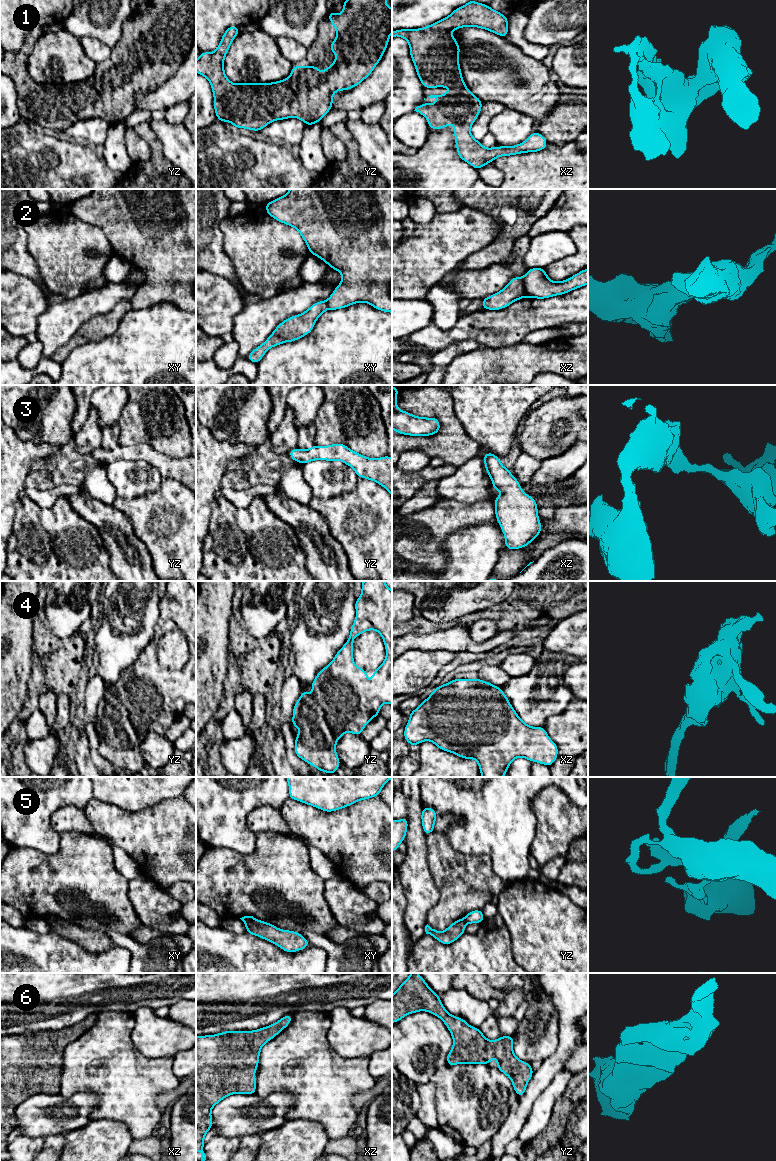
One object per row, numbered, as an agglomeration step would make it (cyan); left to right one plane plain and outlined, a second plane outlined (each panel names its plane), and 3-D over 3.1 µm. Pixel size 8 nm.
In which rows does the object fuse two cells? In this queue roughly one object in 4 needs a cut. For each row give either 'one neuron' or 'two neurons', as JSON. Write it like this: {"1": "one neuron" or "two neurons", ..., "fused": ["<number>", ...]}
{"1": "one neuron", "2": "two neurons", "3": "one neuron", "4": "one neuron", "5": "two neurons", "6": "one neuron", "fused": ["2", "5"]}

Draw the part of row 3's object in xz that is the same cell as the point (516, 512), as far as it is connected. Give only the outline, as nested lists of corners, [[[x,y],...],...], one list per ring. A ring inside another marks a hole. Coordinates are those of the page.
[[[491,452],[483,456],[485,469],[489,475],[494,491],[501,490],[503,493],[493,500],[495,504],[495,516],[505,537],[505,546],[509,550],[524,548],[530,544],[542,530],[536,500],[522,491],[519,481],[513,477],[510,470],[505,468],[500,458]]]

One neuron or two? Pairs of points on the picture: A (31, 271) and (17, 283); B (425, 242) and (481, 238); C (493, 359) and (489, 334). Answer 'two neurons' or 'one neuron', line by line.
A: two neurons
B: one neuron
C: two neurons

